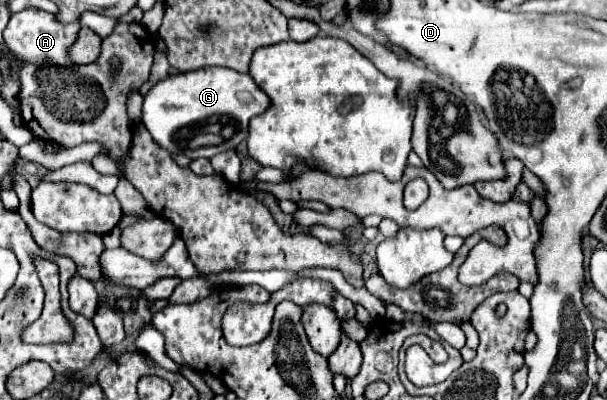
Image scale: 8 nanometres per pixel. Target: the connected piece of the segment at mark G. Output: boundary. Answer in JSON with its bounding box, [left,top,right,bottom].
[143,67,269,159]

